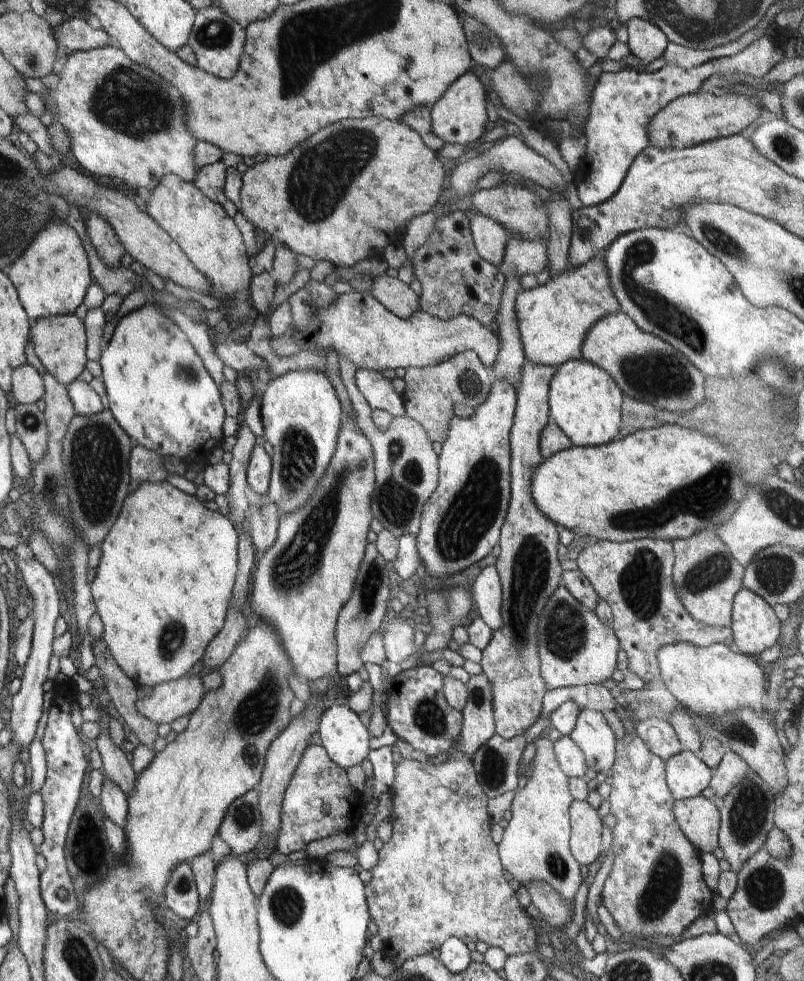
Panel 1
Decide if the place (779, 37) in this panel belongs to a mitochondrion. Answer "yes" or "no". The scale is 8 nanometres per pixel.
no

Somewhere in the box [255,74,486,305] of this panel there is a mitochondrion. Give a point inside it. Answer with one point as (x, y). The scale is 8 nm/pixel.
(323, 173)

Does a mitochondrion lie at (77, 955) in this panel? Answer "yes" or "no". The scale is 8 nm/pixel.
yes

